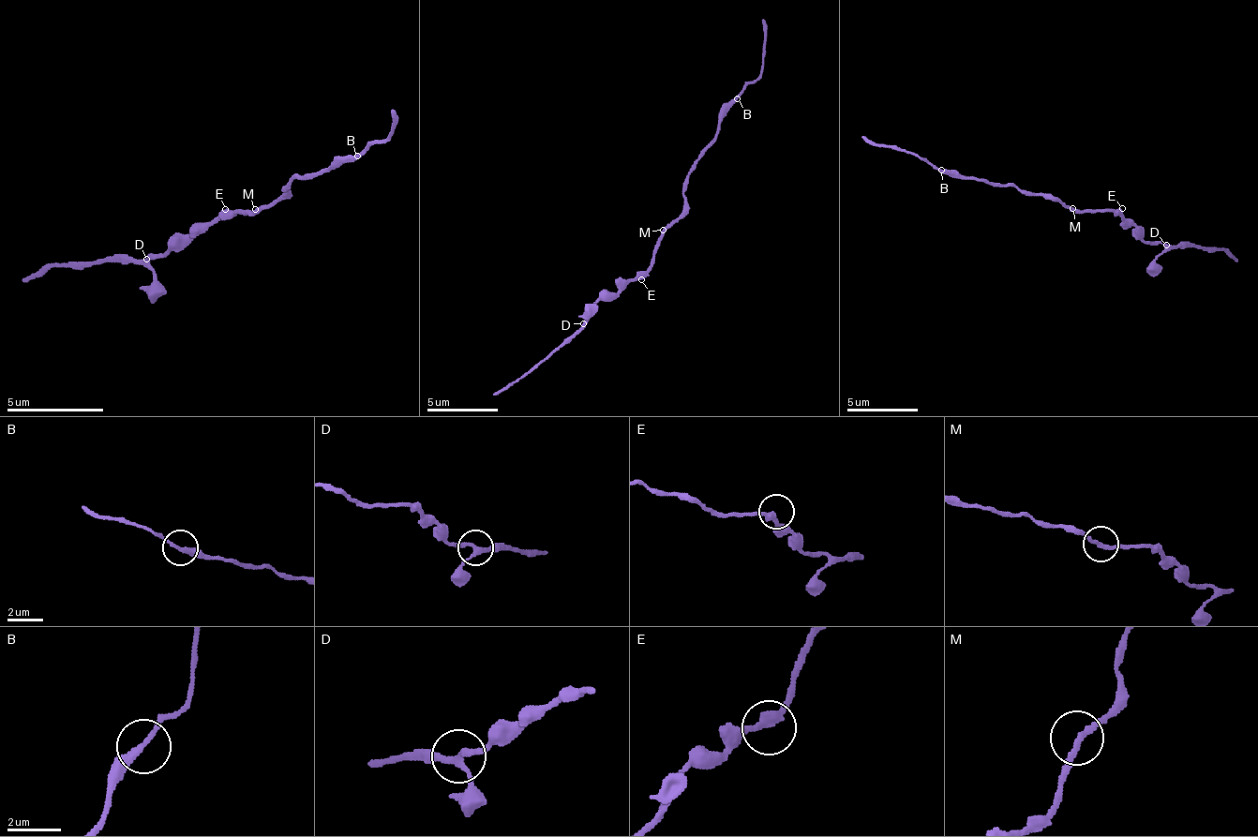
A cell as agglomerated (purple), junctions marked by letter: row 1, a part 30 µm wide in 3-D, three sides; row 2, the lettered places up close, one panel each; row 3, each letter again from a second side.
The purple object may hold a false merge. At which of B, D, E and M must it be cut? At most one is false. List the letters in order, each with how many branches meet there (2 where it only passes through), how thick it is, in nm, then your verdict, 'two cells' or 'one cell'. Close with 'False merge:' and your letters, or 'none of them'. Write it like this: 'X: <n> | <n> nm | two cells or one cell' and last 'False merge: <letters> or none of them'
B: 2 | 240 nm | one cell
D: 3 | 200 nm | one cell
E: 2 | 320 nm | one cell
M: 2 | 220 nm | one cell
False merge: none of them

